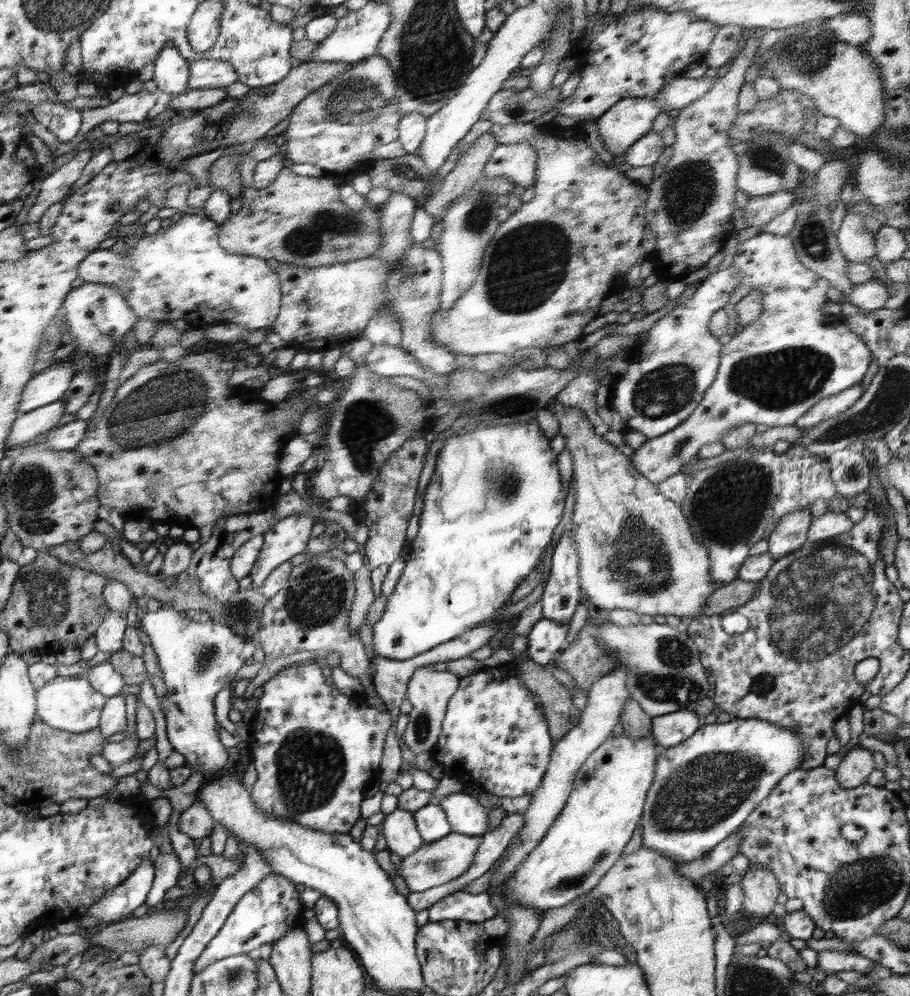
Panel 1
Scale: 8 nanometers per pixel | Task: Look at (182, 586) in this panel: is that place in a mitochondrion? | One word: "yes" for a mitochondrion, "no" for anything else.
no

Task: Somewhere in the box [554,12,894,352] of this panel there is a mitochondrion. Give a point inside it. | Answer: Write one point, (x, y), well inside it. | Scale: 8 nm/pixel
(688, 192)

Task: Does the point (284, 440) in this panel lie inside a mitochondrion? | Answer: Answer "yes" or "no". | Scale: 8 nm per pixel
no

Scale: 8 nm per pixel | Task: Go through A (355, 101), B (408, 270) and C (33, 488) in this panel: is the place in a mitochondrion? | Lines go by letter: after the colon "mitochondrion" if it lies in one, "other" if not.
A: mitochondrion
B: mitochondrion
C: mitochondrion

